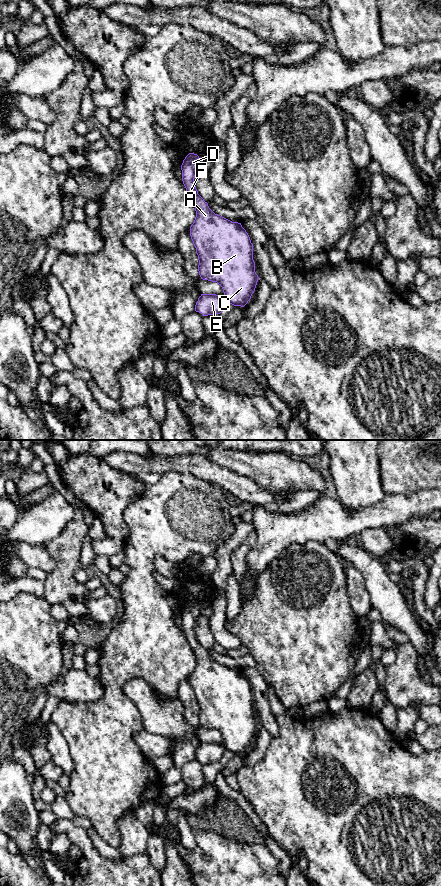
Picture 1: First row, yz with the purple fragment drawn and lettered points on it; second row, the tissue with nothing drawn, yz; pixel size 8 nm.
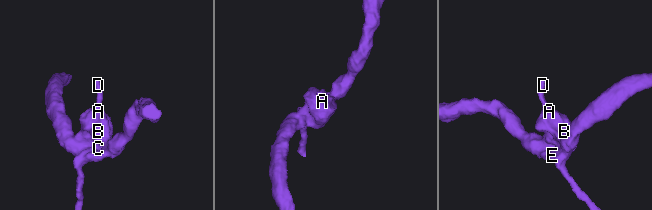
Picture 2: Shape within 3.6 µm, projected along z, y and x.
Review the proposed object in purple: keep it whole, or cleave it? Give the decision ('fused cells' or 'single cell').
single cell

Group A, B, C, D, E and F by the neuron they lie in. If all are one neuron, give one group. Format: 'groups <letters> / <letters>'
groups A B C D E F

